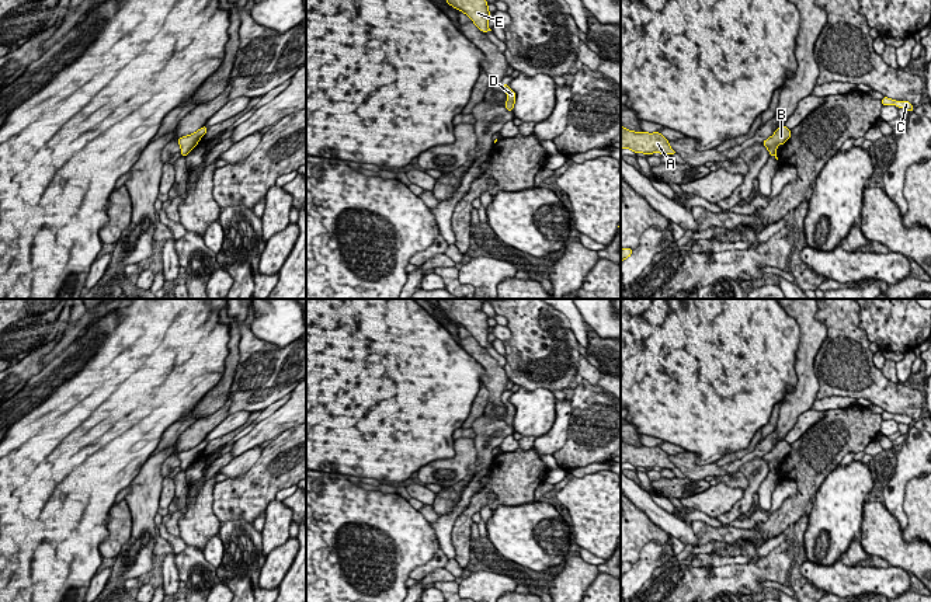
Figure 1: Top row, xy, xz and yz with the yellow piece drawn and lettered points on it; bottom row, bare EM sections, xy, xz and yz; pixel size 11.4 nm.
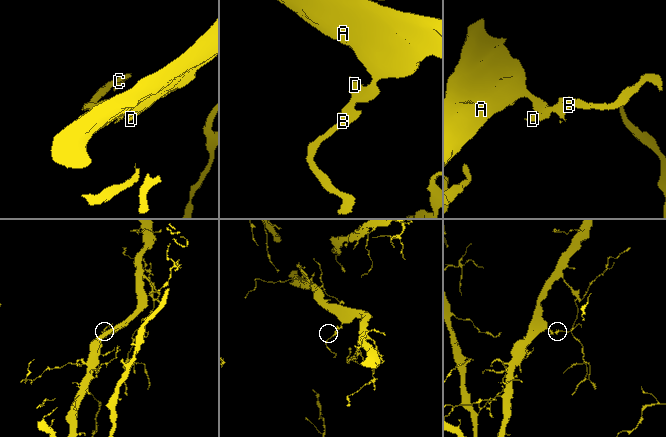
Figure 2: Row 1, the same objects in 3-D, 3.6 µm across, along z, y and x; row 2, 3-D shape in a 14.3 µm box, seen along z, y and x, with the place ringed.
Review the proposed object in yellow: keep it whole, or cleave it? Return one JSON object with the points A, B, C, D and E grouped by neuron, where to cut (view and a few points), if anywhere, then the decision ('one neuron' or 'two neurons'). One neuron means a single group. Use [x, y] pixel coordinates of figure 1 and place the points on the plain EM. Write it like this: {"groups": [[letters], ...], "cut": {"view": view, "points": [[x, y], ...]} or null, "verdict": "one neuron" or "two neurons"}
{"groups": [["A", "B", "C", "D", "E"]], "cut": null, "verdict": "one neuron"}

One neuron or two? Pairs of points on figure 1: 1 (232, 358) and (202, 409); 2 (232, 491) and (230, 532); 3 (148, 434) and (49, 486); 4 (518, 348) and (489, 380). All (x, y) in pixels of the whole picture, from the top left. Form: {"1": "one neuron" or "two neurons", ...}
{"1": "one neuron", "2": "two neurons", "3": "one neuron", "4": "two neurons"}

